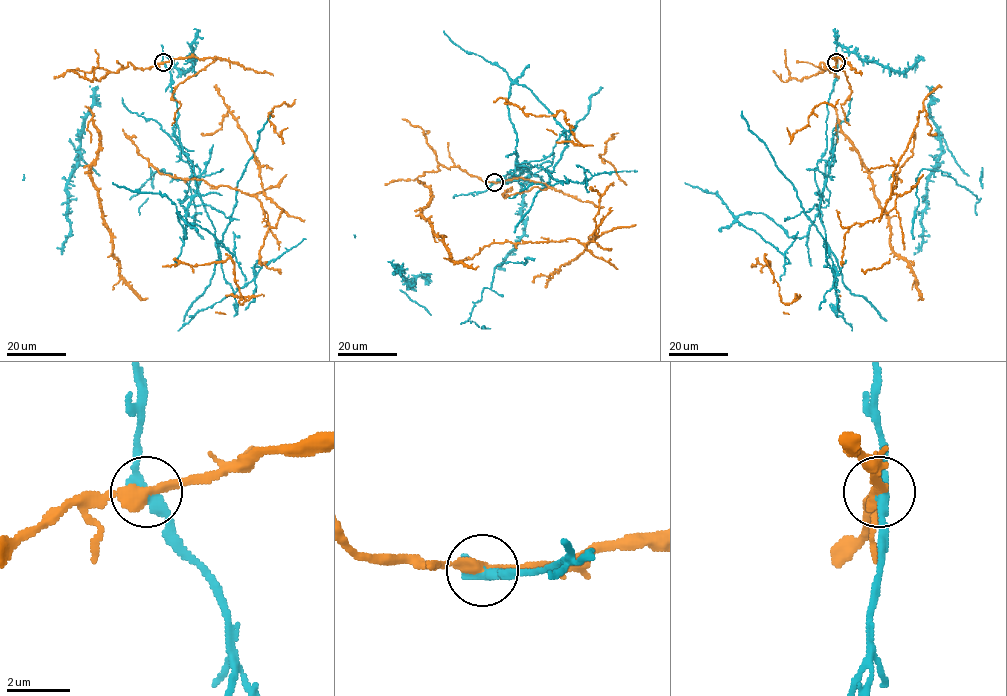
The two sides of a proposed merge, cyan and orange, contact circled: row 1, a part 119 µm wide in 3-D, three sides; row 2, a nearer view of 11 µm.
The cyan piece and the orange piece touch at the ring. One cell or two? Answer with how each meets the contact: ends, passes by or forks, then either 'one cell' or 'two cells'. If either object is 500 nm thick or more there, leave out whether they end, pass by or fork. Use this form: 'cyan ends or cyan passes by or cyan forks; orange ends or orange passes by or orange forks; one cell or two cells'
cyan passes by; orange passes by; two cells

